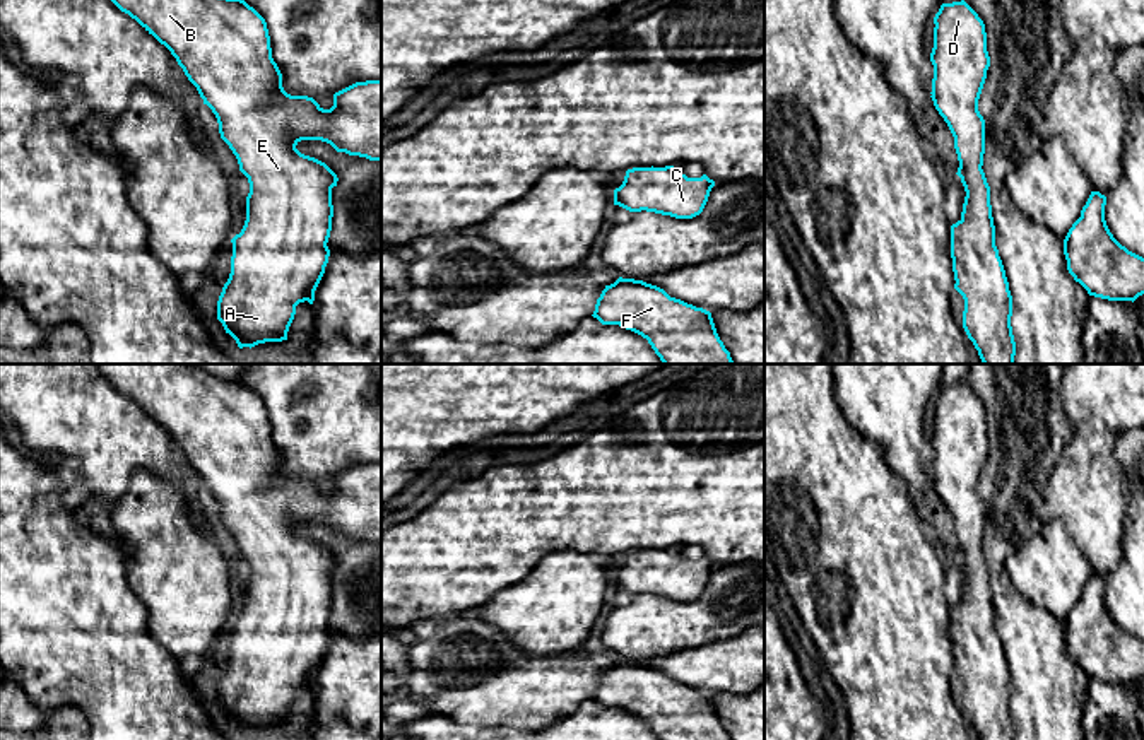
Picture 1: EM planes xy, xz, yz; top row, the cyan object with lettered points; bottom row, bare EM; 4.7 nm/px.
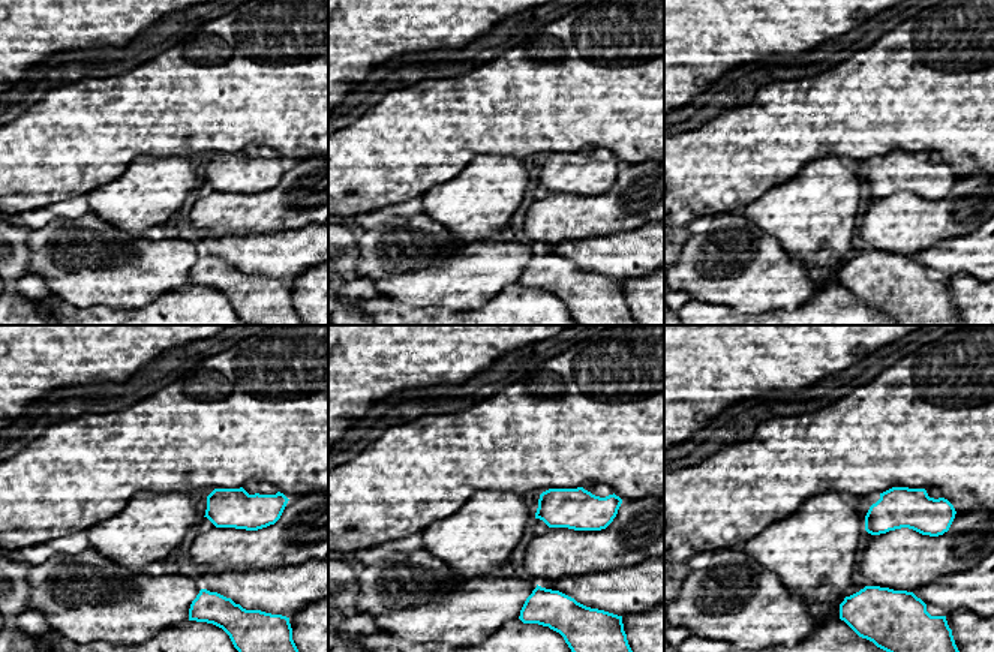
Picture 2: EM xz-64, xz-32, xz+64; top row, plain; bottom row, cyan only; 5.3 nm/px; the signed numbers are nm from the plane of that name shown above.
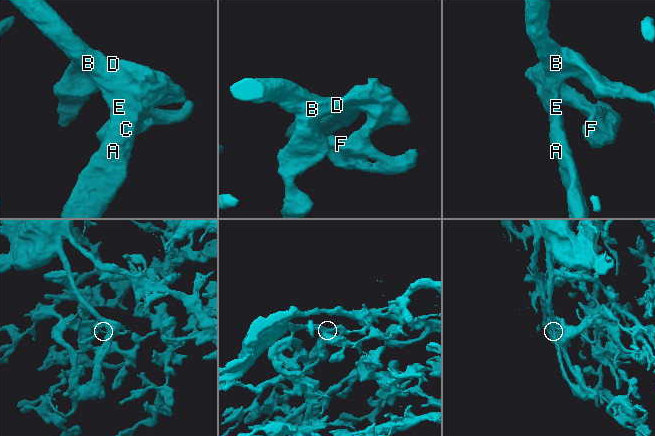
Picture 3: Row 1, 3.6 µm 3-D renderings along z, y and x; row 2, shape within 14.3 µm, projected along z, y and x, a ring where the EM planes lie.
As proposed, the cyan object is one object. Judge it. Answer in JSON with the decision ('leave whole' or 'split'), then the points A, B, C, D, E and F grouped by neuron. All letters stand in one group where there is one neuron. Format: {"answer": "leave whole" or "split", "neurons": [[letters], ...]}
{"answer": "leave whole", "neurons": [["A", "B", "C", "D", "E", "F"]]}

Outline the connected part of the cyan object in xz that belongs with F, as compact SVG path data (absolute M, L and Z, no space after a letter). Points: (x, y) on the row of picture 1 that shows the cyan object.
M619 277L605 285L592 316L602 325L619 325L641 335L663 364L734 364L710 311L670 297L663 289L643 280Z

